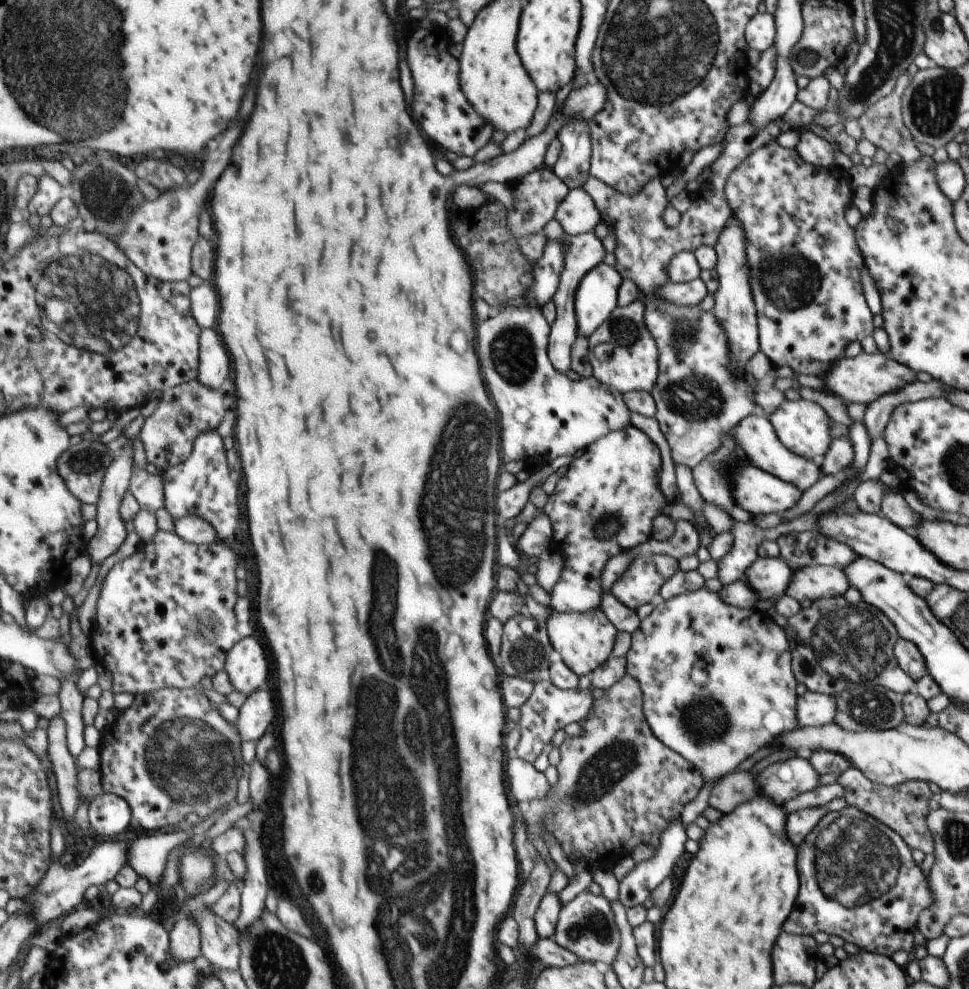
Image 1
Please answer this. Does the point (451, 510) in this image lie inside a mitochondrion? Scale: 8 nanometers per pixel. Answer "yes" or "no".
yes

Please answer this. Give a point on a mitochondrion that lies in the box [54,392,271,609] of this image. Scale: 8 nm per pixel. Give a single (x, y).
(88, 461)

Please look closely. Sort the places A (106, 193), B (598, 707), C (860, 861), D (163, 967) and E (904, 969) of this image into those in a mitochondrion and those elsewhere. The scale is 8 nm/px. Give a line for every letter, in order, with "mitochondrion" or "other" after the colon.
A: mitochondrion
B: other
C: mitochondrion
D: other
E: other

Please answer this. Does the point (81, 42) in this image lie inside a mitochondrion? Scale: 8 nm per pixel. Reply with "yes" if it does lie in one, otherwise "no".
yes

